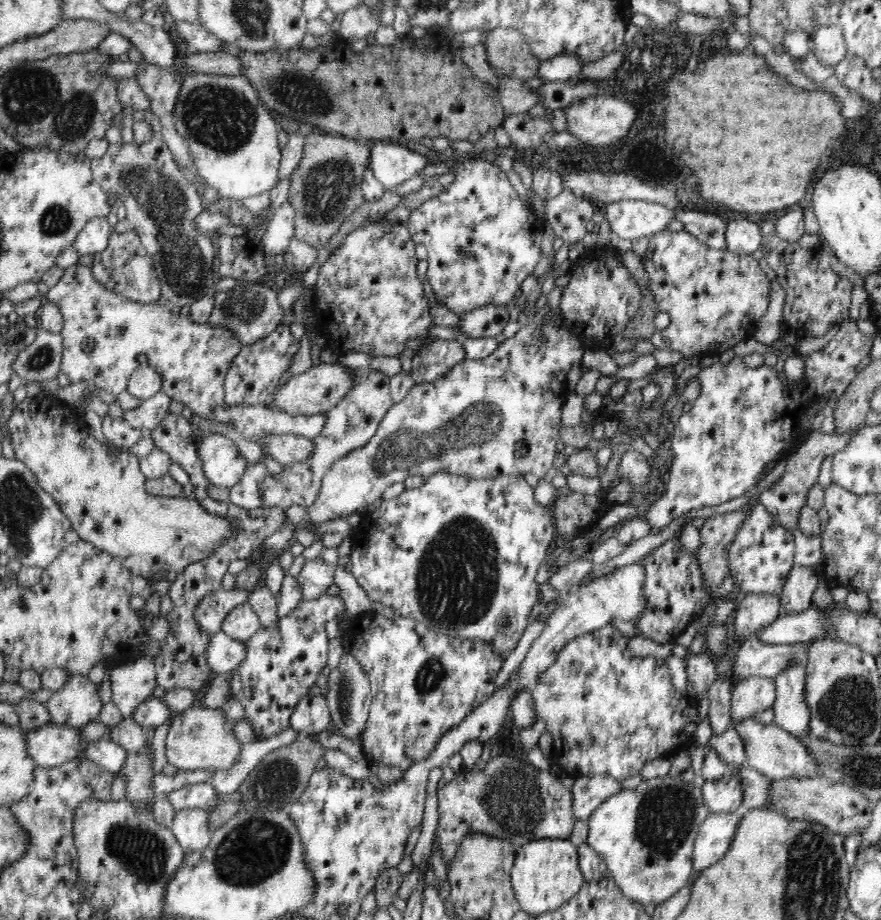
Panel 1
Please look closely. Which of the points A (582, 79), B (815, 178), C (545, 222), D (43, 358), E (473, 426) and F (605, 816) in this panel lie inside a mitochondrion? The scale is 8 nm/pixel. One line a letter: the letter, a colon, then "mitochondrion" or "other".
A: other
B: other
C: other
D: mitochondrion
E: mitochondrion
F: other

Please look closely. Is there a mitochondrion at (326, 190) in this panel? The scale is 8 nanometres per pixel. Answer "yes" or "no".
yes

